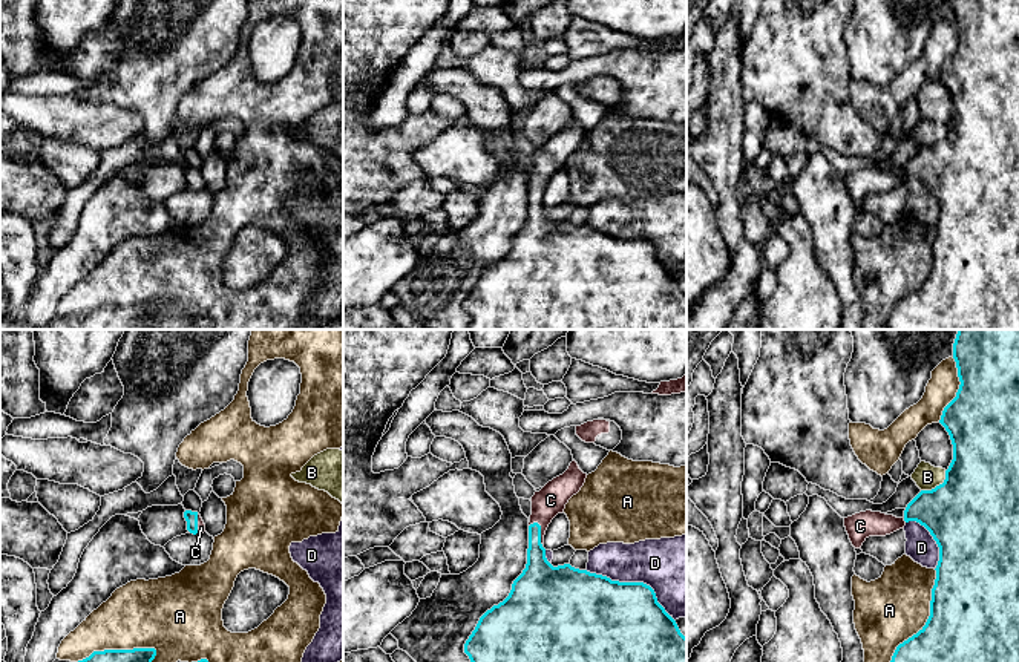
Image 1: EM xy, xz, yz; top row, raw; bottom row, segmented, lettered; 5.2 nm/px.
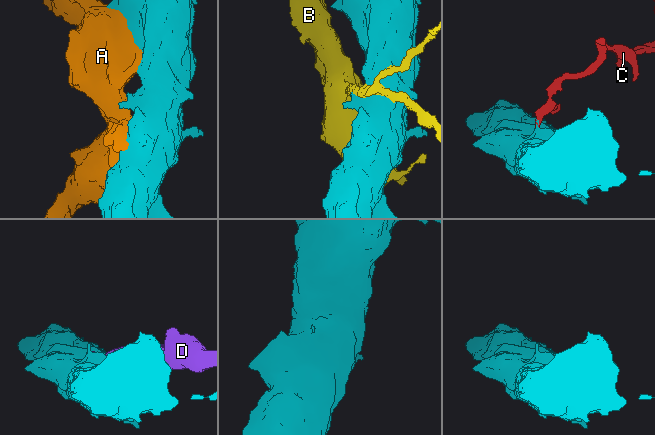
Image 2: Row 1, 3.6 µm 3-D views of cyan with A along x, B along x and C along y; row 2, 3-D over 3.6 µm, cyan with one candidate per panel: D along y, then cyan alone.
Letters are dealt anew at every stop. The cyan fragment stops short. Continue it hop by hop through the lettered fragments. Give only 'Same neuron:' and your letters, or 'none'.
Same neuron: C

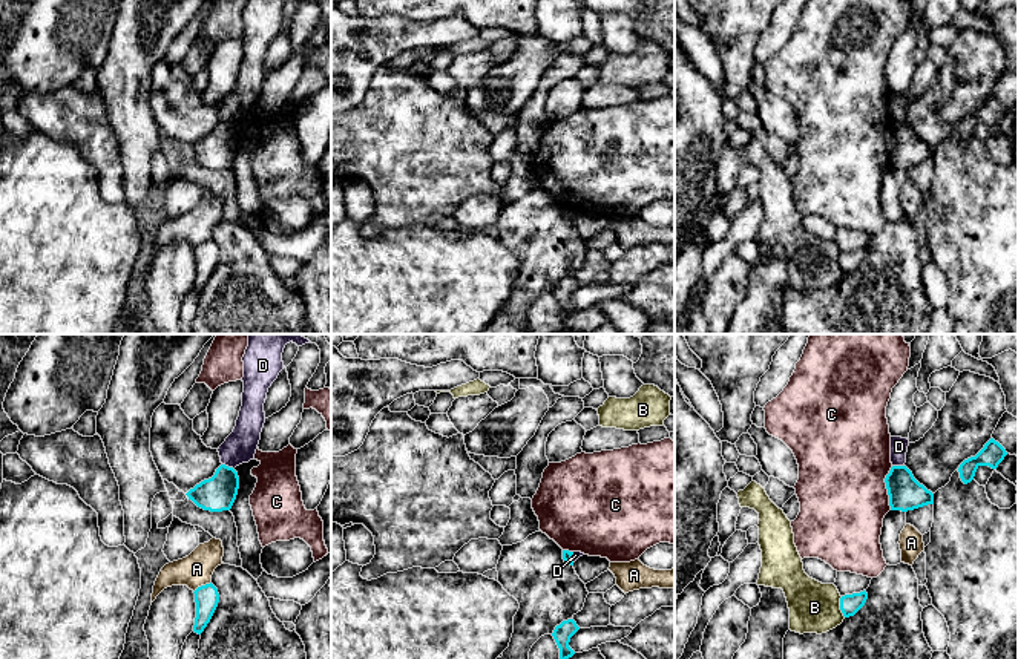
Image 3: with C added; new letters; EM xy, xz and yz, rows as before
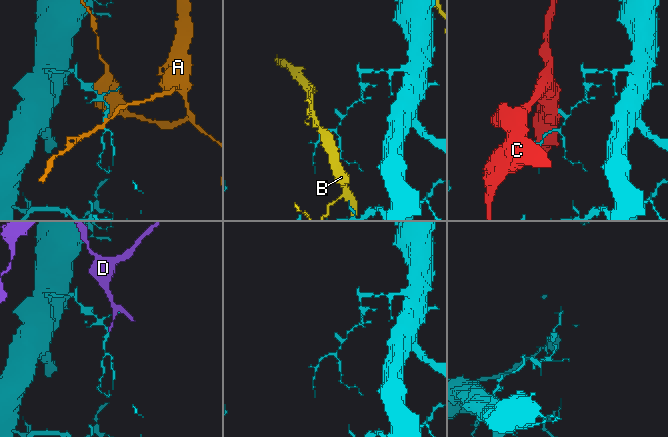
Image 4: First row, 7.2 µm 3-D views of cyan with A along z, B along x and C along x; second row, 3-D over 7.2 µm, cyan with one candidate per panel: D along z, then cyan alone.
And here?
Same neuron: none

